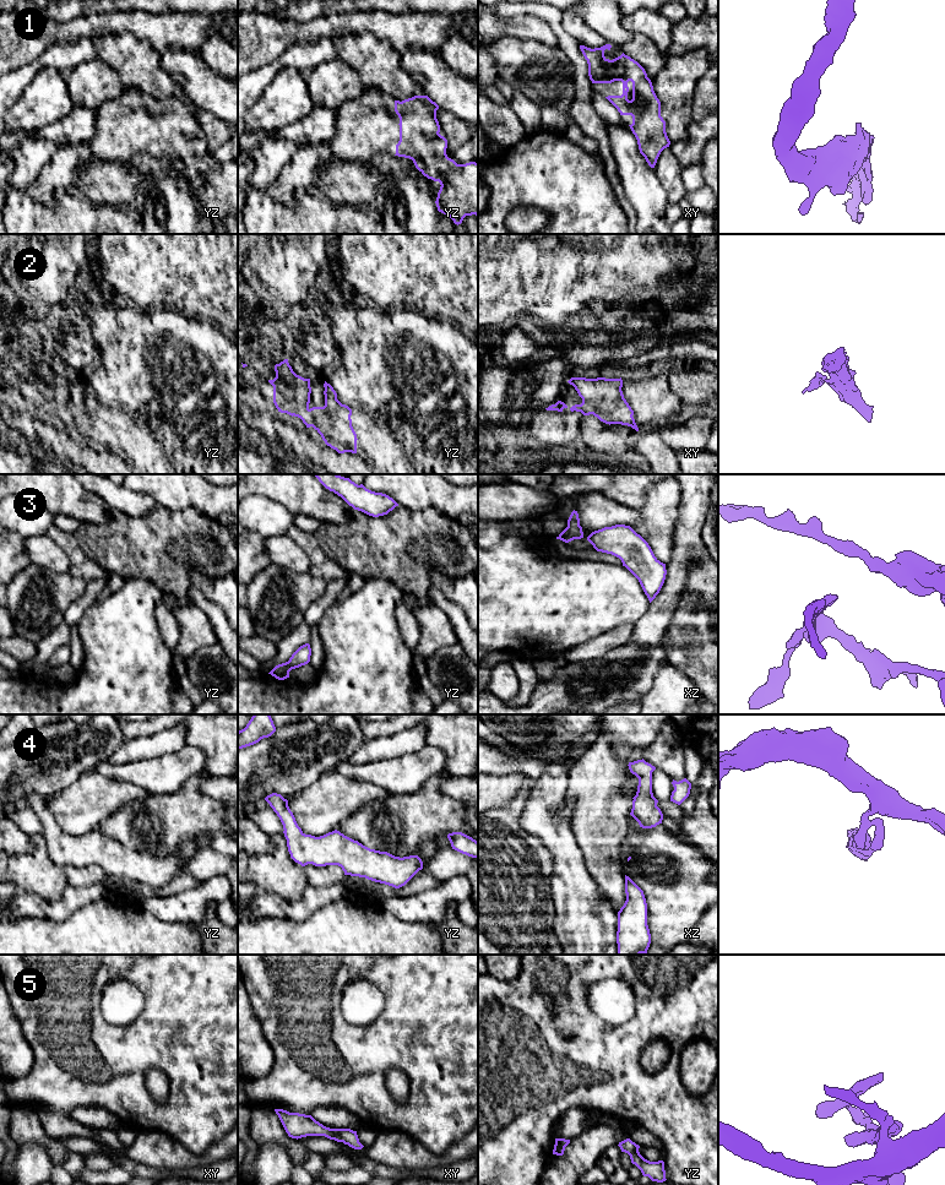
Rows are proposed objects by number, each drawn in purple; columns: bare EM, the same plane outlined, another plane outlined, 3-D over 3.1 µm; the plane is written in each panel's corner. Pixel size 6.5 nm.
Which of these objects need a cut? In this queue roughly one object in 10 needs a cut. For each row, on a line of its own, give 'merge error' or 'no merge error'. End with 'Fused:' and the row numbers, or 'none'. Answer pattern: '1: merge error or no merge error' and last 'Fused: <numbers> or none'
1: no merge error
2: no merge error
3: no merge error
4: no merge error
5: no merge error
Fused: none

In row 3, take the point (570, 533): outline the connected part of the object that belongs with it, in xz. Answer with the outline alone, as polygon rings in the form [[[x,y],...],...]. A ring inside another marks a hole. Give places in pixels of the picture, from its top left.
[[[574,510],[567,520],[567,527],[556,537],[556,539],[569,543],[581,538],[583,538],[582,527],[580,526],[579,513]]]

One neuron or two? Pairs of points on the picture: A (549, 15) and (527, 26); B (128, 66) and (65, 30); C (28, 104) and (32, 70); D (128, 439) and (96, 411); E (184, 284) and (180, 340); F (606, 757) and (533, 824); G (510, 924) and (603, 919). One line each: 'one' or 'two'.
A: two
B: two
C: two
D: one
E: two
F: two
G: two

